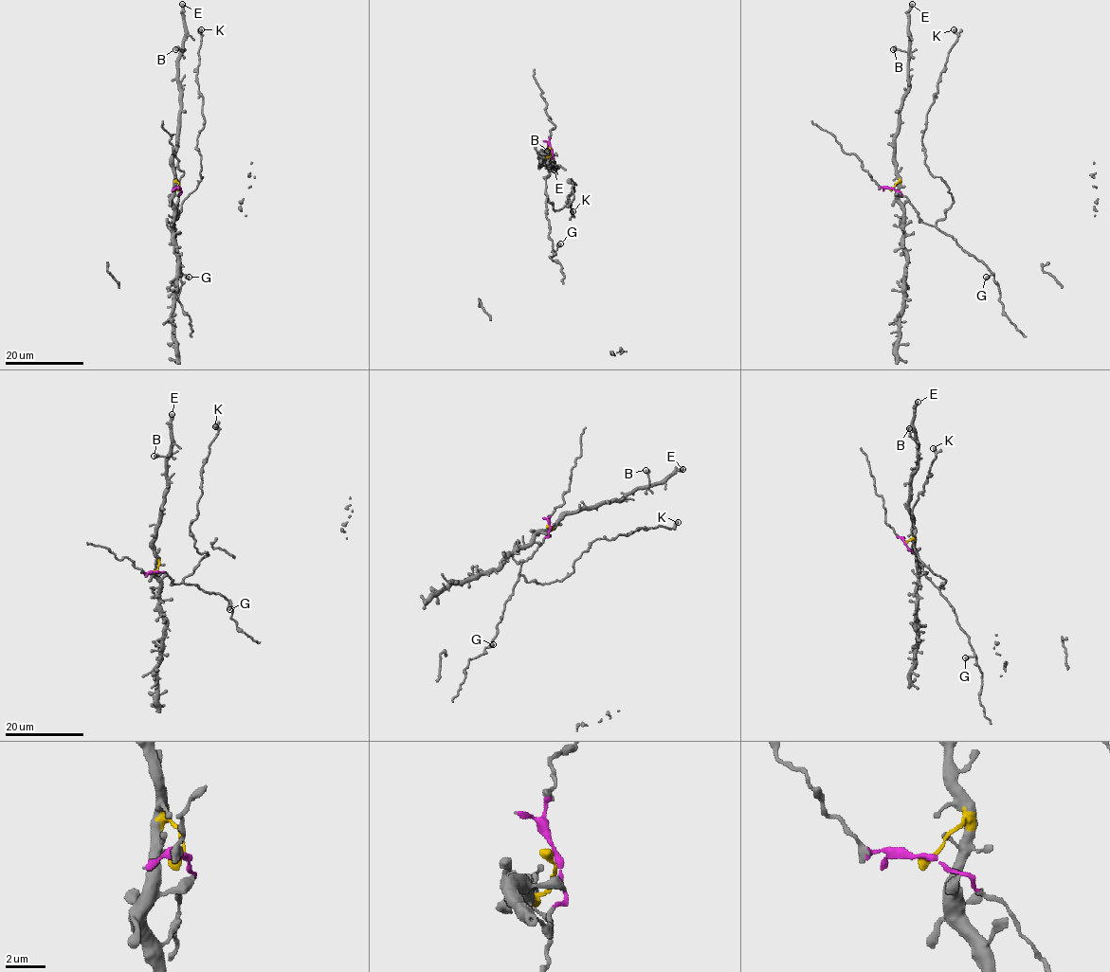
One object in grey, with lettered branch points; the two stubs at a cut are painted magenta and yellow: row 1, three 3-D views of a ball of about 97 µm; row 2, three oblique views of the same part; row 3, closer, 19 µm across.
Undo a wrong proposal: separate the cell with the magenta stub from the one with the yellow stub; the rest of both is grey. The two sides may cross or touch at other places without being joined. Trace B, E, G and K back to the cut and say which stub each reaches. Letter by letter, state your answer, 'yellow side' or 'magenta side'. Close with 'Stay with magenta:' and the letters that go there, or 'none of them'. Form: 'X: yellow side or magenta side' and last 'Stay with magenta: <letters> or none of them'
B: yellow side
E: yellow side
G: magenta side
K: magenta side
Stay with magenta: G, K

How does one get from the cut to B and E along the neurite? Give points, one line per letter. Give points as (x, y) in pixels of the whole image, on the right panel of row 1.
B: (892, 188), (899, 181), (895, 134), (901, 97), (907, 90), (908, 56), (905, 51), (893, 48)
E: (892, 188), (899, 181), (895, 134), (901, 97), (907, 90), (908, 9), (912, 4)

